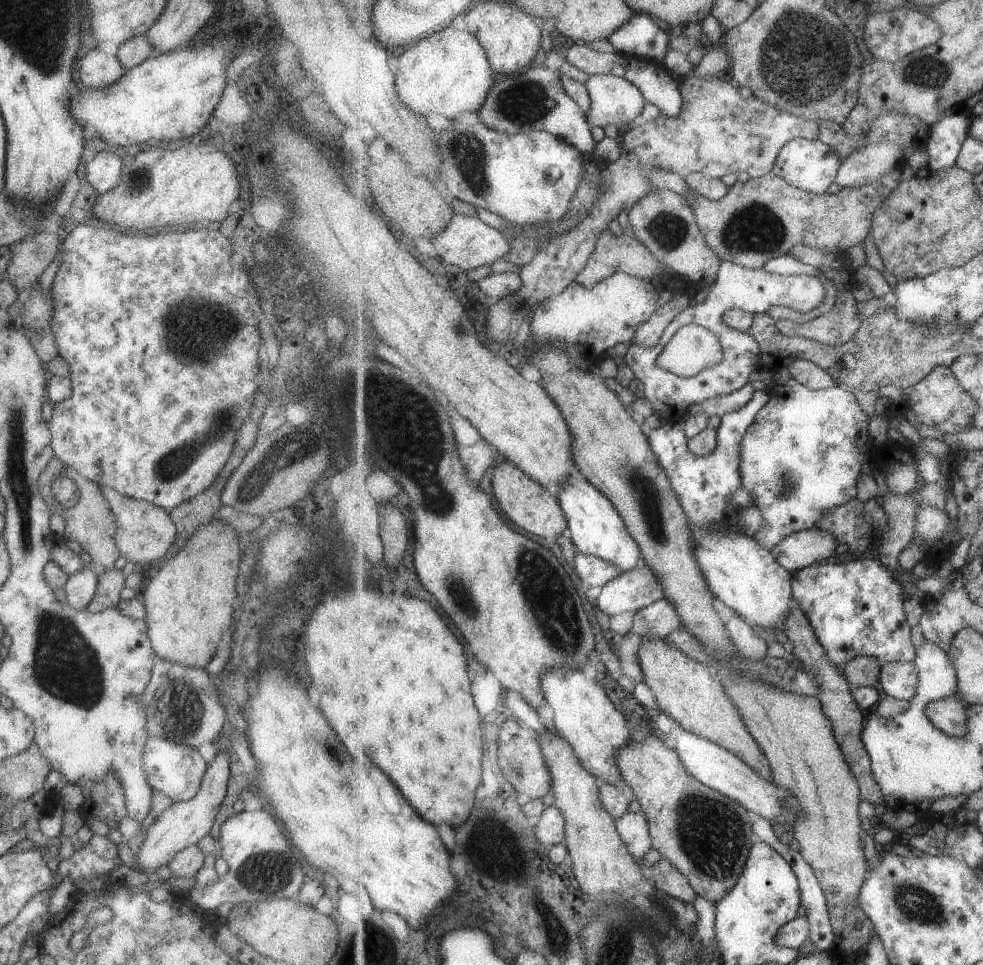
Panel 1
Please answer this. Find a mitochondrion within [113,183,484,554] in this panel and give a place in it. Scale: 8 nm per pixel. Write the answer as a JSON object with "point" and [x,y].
{"point":[419,456]}

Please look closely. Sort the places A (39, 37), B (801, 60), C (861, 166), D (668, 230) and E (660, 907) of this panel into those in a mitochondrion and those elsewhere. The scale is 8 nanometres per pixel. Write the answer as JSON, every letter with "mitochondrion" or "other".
{"A":"mitochondrion","B":"mitochondrion","C":"mitochondrion","D":"mitochondrion","E":"mitochondrion"}

